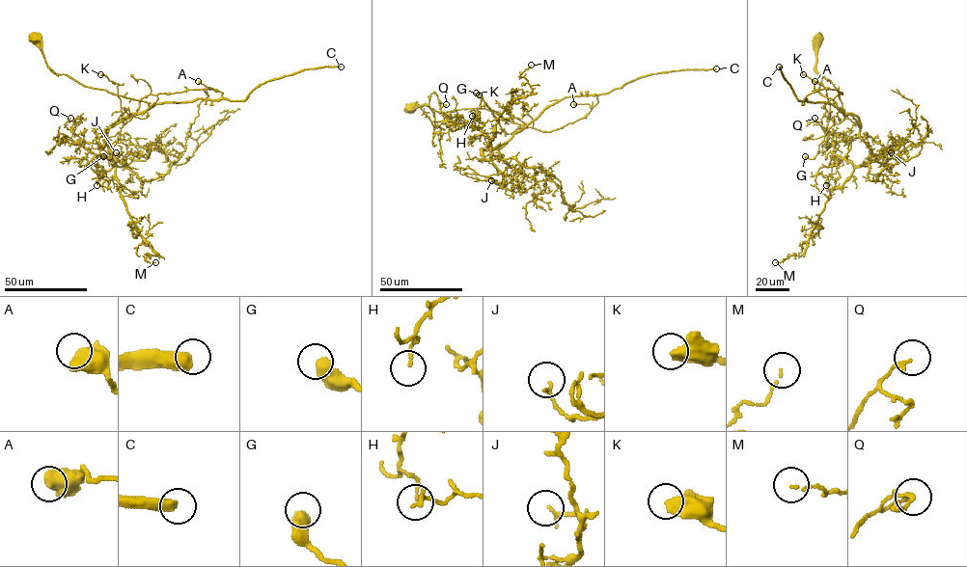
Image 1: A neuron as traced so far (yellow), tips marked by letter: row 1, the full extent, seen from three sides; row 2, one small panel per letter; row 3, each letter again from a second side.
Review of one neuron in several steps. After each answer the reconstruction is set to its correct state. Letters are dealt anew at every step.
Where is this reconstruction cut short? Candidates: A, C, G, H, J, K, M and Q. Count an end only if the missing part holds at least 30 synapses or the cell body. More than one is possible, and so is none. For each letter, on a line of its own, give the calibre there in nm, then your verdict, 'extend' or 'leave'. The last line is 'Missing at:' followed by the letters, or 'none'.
A: calibre 750 nm; leave
C: calibre 550 nm; extend
G: calibre 550 nm; leave
H: calibre 110 nm; leave
J: calibre 140 nm; leave
K: calibre 550 nm; leave
M: calibre 100 nm; leave
Q: calibre 140 nm; leave
Missing at: C

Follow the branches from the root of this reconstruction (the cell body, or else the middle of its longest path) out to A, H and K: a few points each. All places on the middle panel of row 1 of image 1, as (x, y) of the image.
A: (407, 108), (426, 104), (441, 113), (484, 108), (527, 126), (565, 97), (597, 95), (593, 107), (573, 104)
H: (407, 108), (484, 108), (524, 127), (483, 148), (485, 159), (490, 142), (467, 124), (472, 116)
K: (407, 108), (426, 104), (441, 113), (484, 108), (524, 127), (507, 133), (493, 116), (494, 110), (476, 93)

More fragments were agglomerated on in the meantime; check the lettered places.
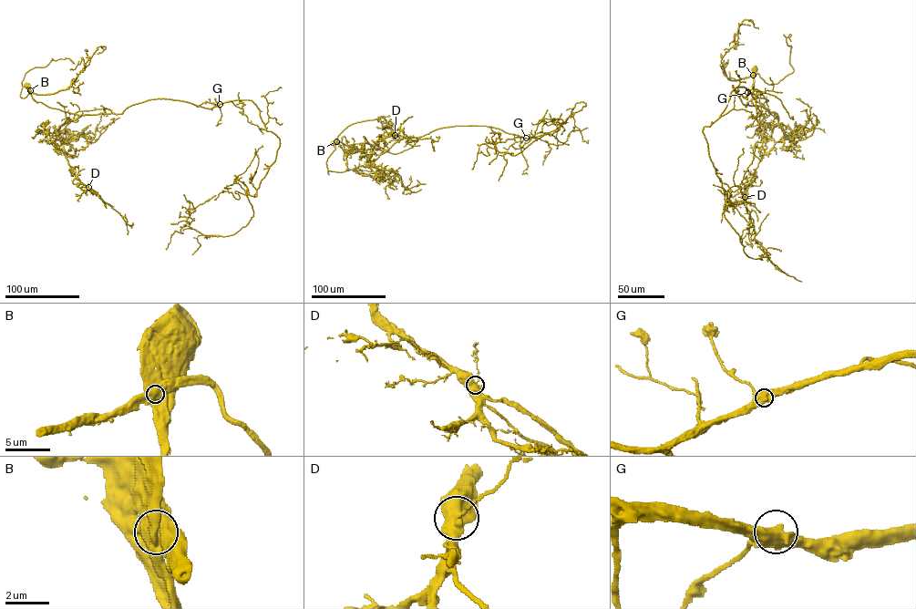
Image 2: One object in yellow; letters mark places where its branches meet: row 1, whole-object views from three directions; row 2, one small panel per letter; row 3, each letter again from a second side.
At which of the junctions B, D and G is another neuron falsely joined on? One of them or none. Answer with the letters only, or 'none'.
B

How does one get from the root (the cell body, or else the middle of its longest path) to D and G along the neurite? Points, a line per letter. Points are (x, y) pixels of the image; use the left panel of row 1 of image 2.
D: (25, 87), (36, 101), (78, 116), (60, 127), (59, 134), (70, 167), (88, 187)
G: (25, 87), (36, 101), (78, 117), (121, 113), (131, 105), (159, 98), (187, 101), (208, 108), (220, 104)

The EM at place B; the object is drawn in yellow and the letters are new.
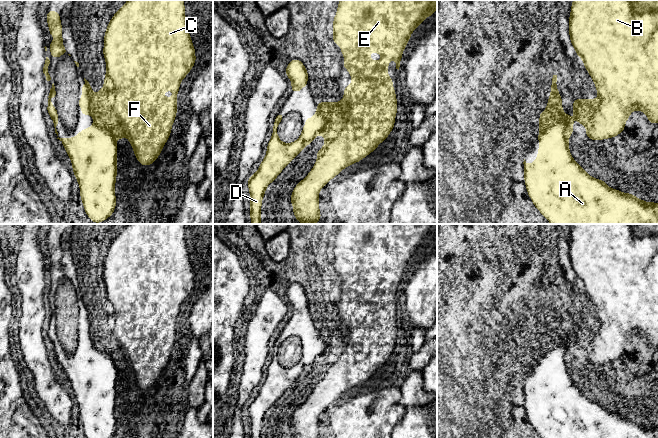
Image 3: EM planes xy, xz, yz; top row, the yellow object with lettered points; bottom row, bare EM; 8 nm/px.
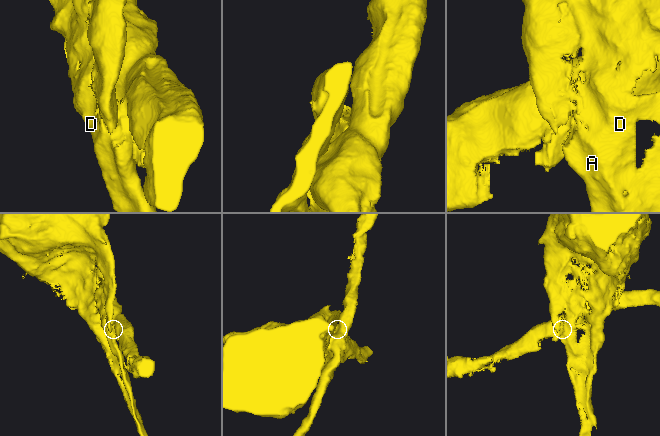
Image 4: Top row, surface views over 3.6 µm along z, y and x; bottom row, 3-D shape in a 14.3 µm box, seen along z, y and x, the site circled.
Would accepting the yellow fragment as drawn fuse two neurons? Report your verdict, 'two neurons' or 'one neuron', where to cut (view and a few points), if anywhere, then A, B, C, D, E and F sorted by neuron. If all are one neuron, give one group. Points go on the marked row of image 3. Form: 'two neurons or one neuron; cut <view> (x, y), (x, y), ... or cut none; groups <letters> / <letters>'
two neurons; cut yz (566, 124), (554, 122), (539, 133); groups A D / B C E F

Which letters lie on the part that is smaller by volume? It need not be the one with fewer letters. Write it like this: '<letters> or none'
B, C, E, F

